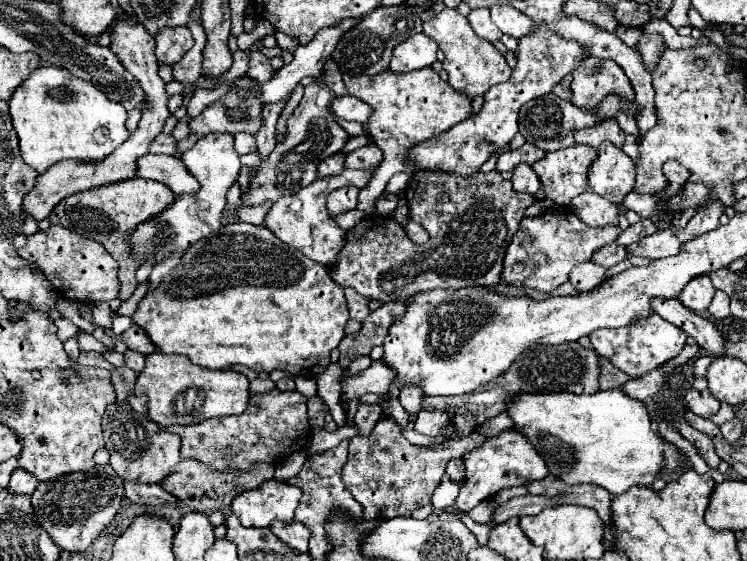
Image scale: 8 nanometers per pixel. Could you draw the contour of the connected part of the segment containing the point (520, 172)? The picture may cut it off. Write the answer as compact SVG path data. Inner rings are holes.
M518 164L512 170L512 186L516 188L516 192L528 192L528 194L536 194L540 190L540 180L536 176L536 172L526 166L526 164Z

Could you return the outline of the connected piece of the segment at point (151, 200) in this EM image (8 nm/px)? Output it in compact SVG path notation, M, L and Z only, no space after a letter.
M130 178L130 180L120 180L114 184L90 188L86 192L78 192L78 194L64 198L58 206L54 206L48 220L50 224L60 224L80 236L86 236L90 240L104 244L104 248L118 262L118 280L120 280L118 298L124 302L132 296L132 292L138 286L136 276L134 276L138 262L134 262L134 258L130 256L128 232L134 226L138 226L142 220L156 216L162 208L166 208L166 204L170 204L170 200L174 200L174 192L170 192L170 188L166 188L164 184L156 180Z

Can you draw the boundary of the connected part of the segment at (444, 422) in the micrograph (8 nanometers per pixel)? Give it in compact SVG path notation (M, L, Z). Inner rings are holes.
M420 410L418 412L418 418L414 422L414 430L424 434L424 436L438 436L442 432L442 428L448 426L448 418L444 416L444 412L438 412L438 410Z

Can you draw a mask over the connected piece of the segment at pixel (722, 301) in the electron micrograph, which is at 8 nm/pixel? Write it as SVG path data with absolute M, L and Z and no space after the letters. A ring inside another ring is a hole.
M716 290L716 296L714 296L708 312L712 314L712 318L724 320L726 316L730 316L730 298L722 290Z

